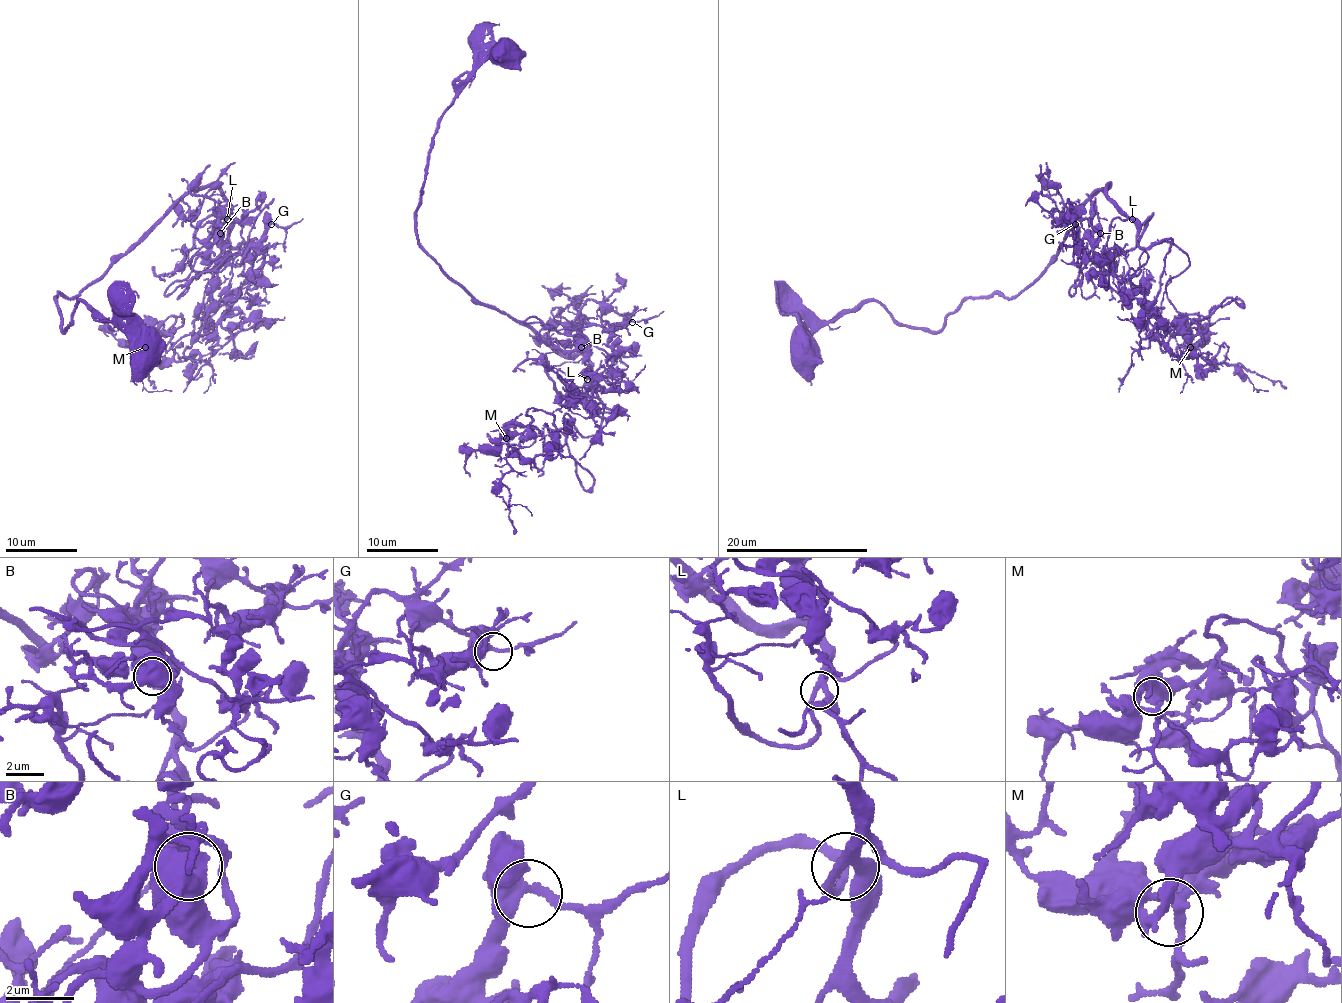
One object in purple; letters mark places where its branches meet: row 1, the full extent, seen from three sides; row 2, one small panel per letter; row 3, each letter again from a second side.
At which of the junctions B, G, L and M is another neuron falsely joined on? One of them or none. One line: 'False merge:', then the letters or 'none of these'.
False merge: B

